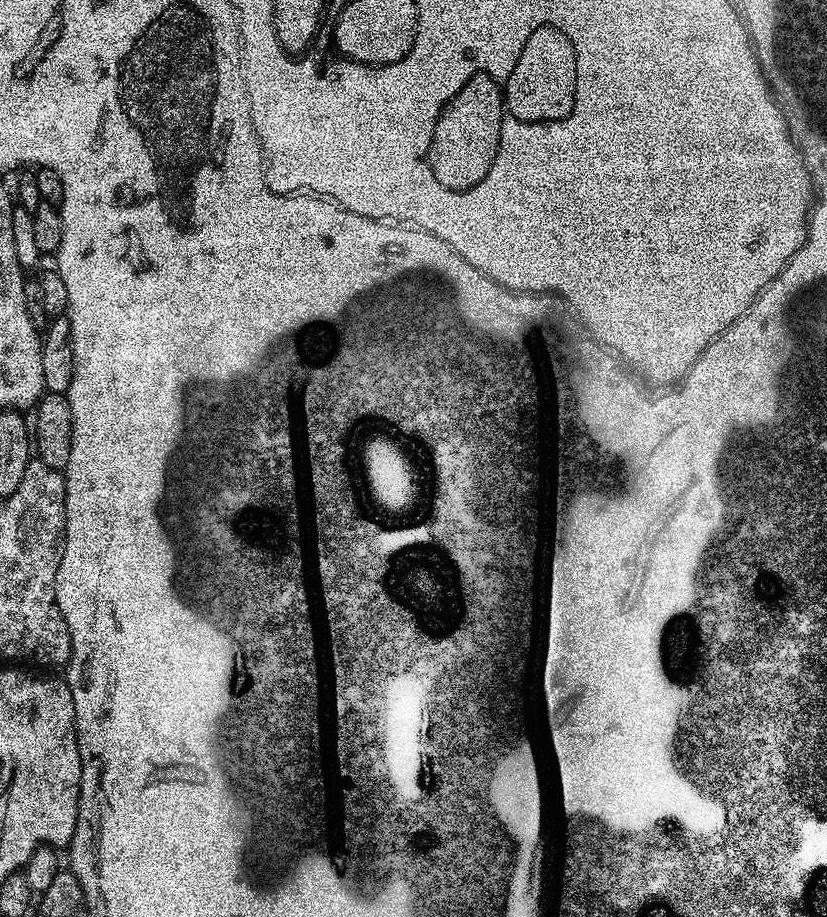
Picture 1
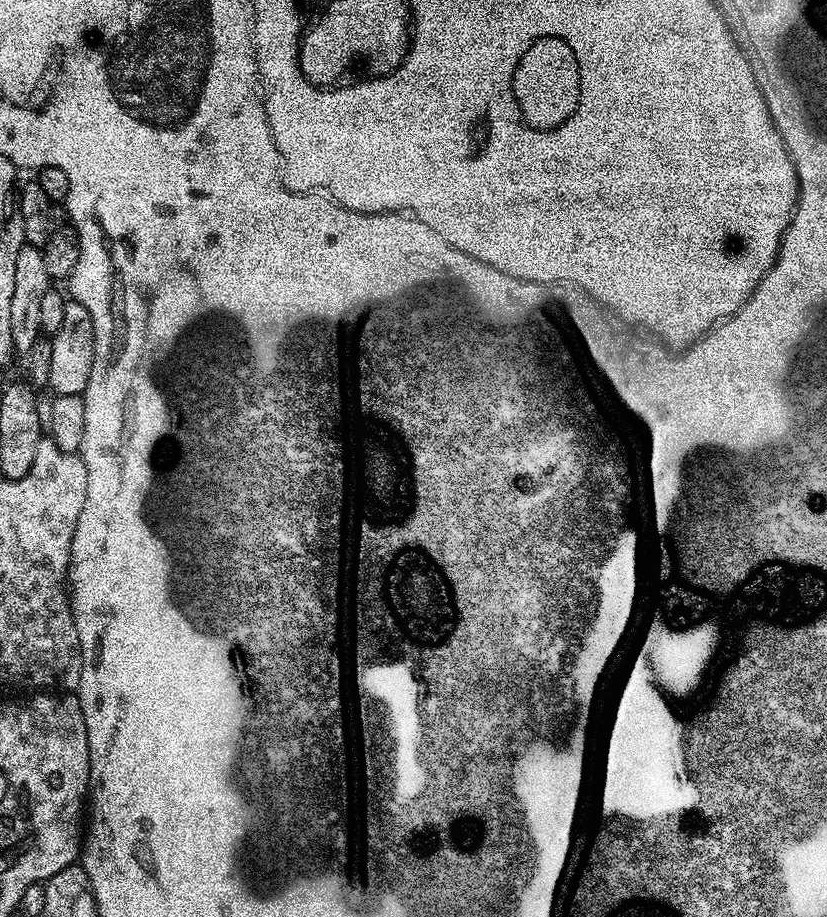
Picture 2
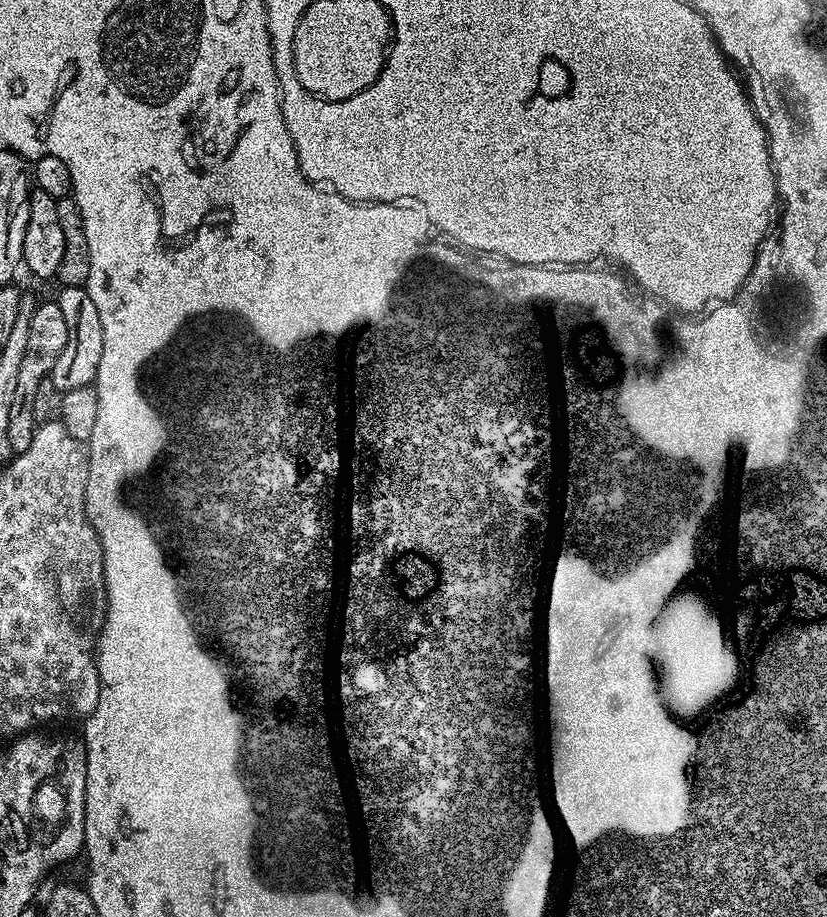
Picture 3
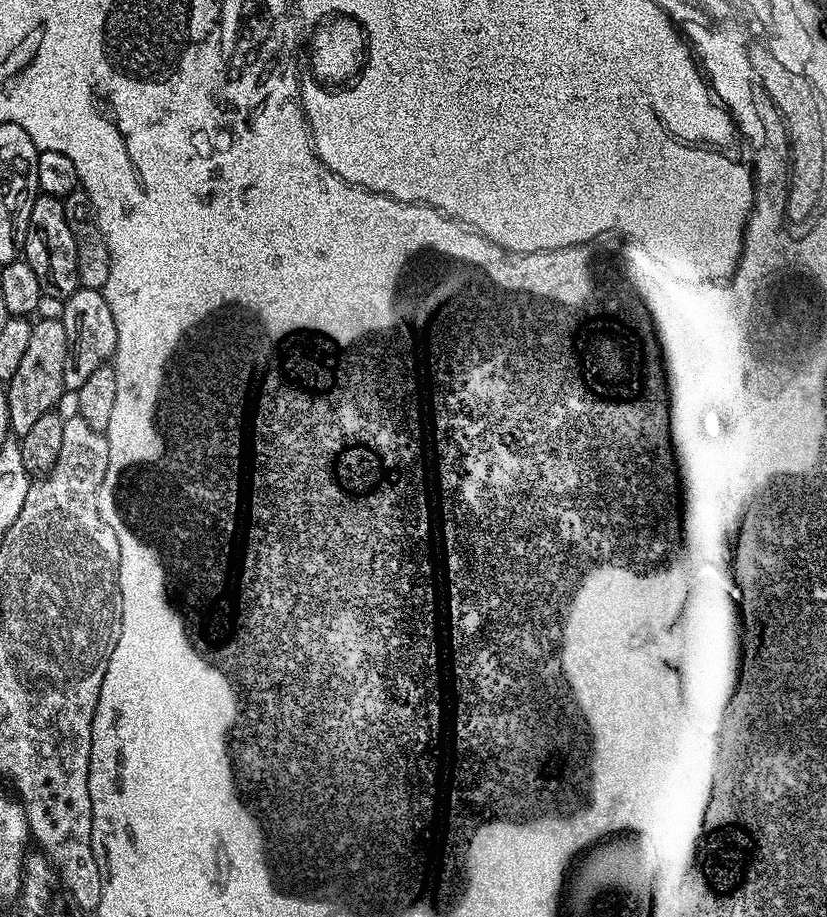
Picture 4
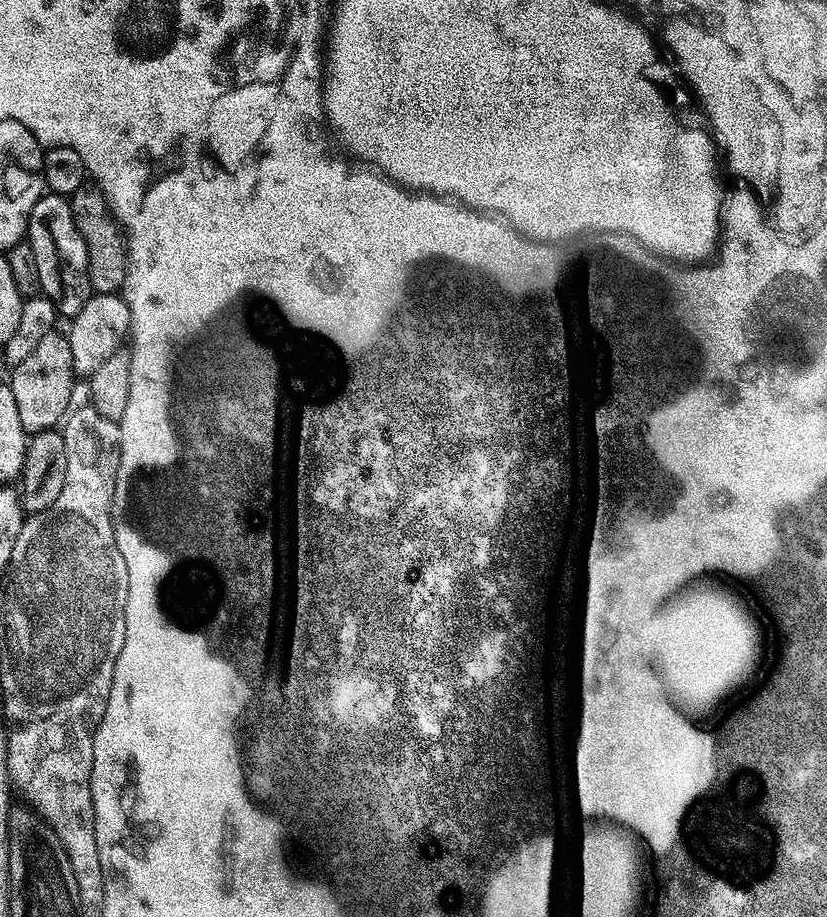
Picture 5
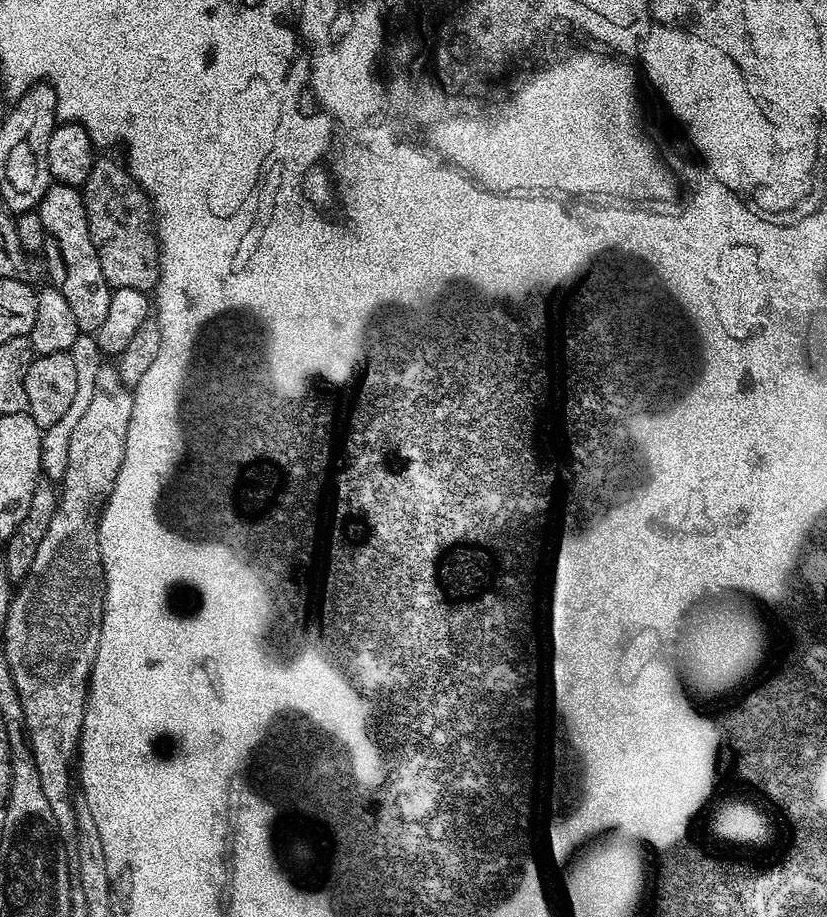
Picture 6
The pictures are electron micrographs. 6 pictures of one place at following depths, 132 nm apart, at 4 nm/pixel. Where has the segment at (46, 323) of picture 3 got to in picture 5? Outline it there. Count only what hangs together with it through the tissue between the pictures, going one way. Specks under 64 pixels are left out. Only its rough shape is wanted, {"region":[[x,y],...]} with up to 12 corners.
{"region":[[63,331],[10,372],[25,432],[55,429],[78,373]]}

